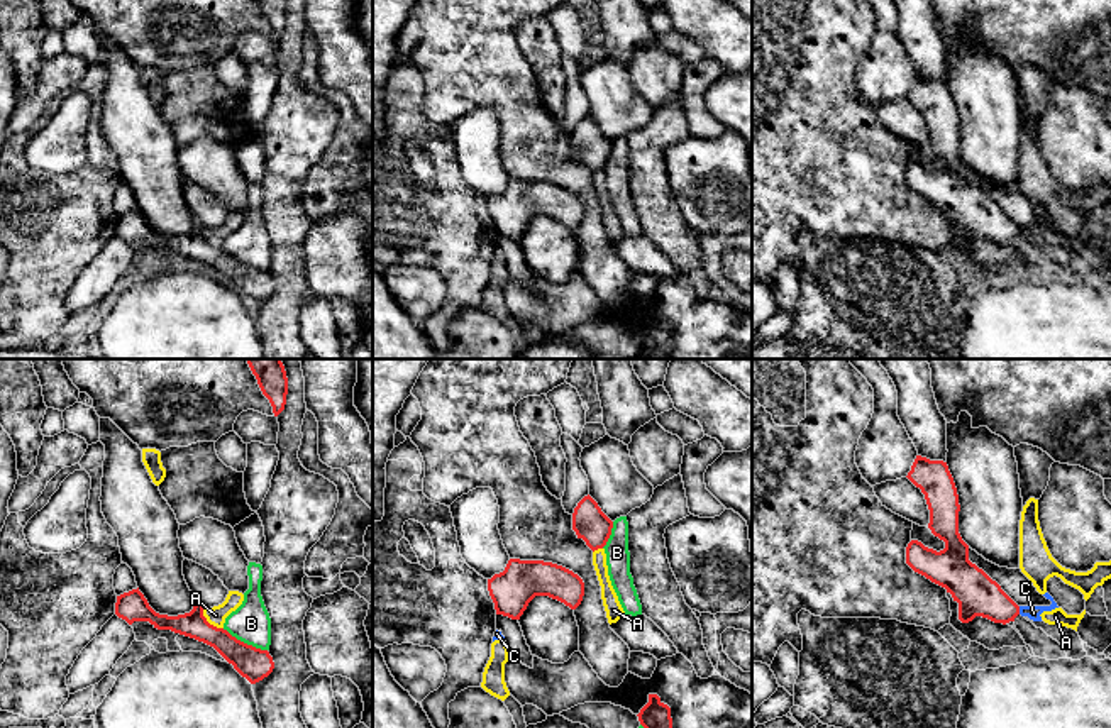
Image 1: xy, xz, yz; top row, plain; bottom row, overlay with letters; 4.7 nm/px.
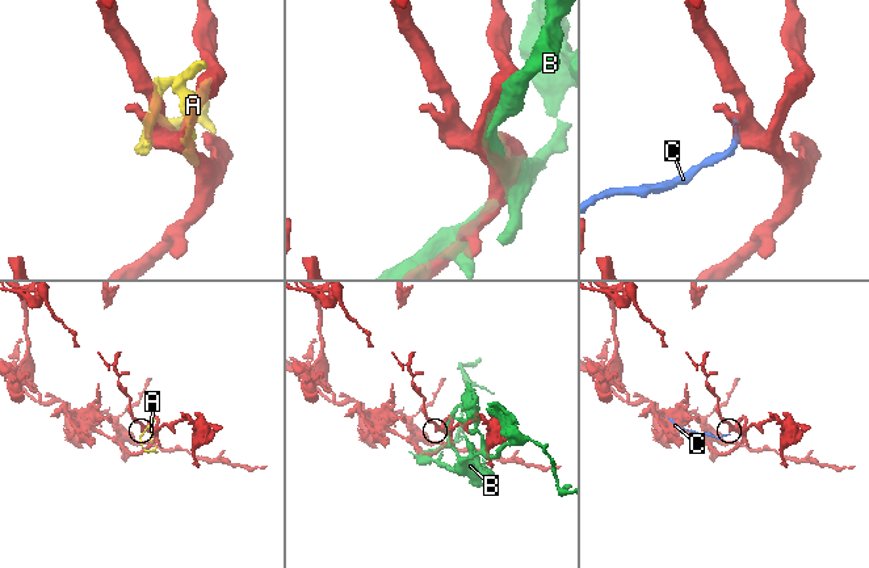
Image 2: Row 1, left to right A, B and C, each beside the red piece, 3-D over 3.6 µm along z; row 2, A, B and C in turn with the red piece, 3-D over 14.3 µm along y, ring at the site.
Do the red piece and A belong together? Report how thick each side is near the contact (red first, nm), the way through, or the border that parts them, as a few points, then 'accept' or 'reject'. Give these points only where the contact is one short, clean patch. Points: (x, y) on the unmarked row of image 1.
130 nm thick on the red side, 90 nm on the other; reject

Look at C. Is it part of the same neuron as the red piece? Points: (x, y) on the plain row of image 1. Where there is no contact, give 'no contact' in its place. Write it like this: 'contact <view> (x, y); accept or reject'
contact yz (1018, 231); reject

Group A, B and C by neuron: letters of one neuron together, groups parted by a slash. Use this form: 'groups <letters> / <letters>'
groups A C / B

